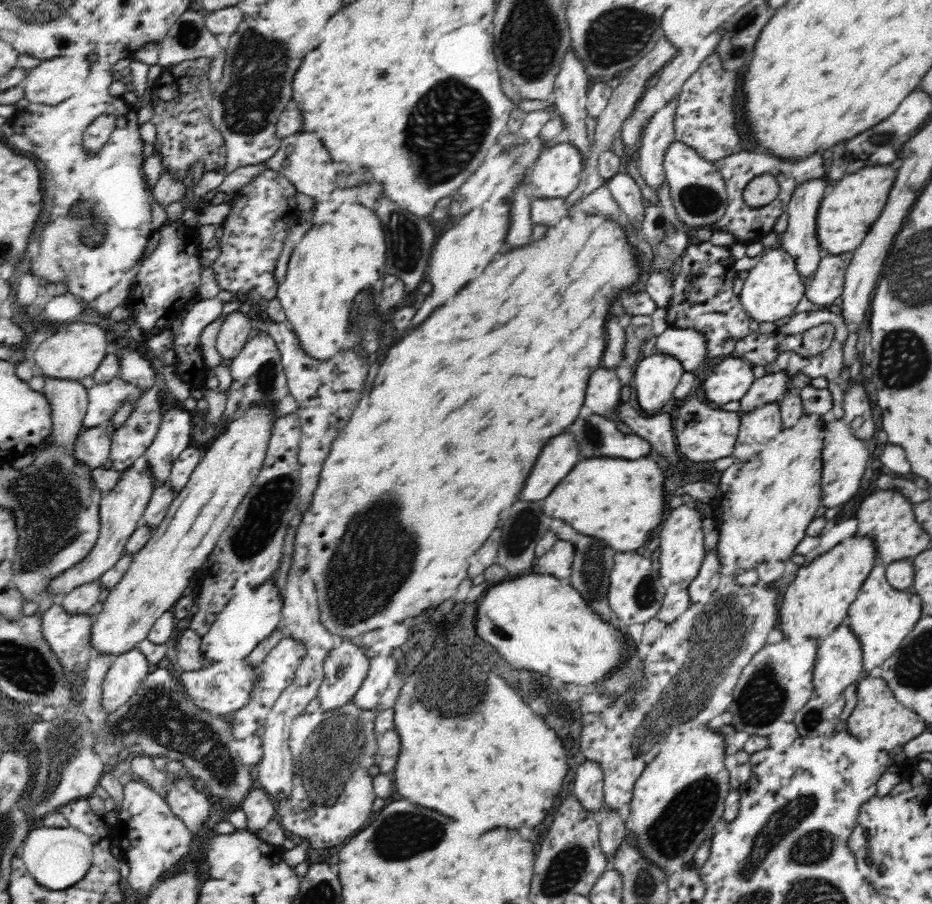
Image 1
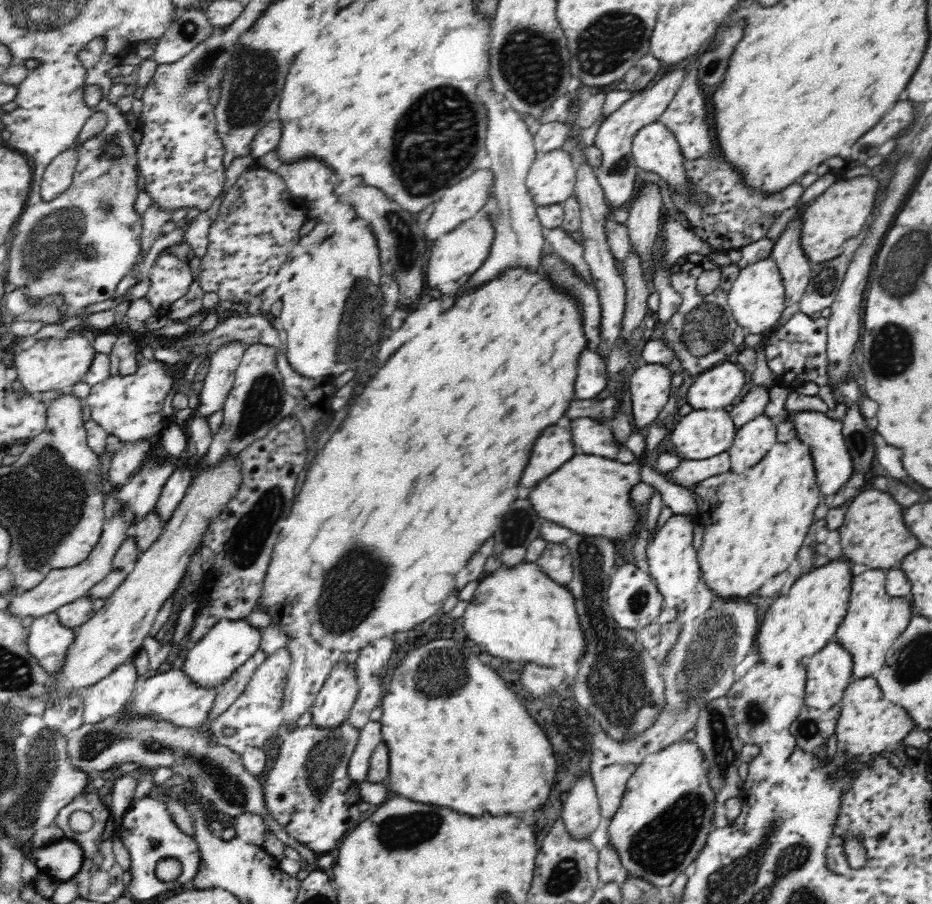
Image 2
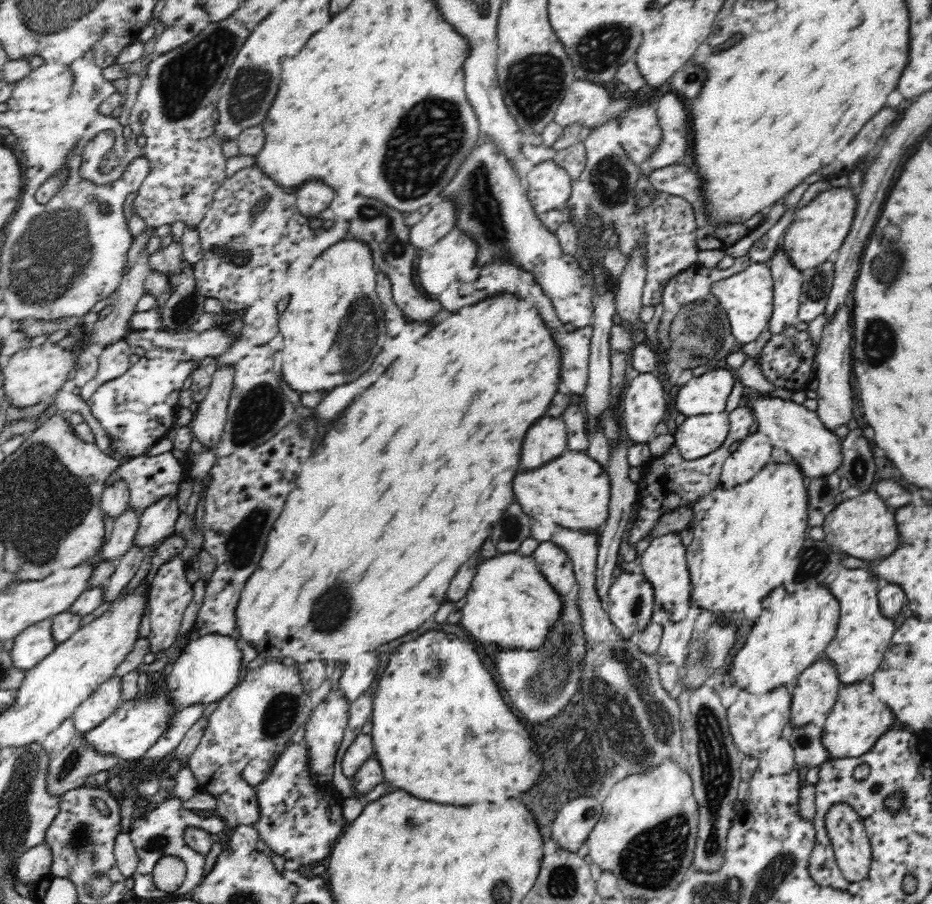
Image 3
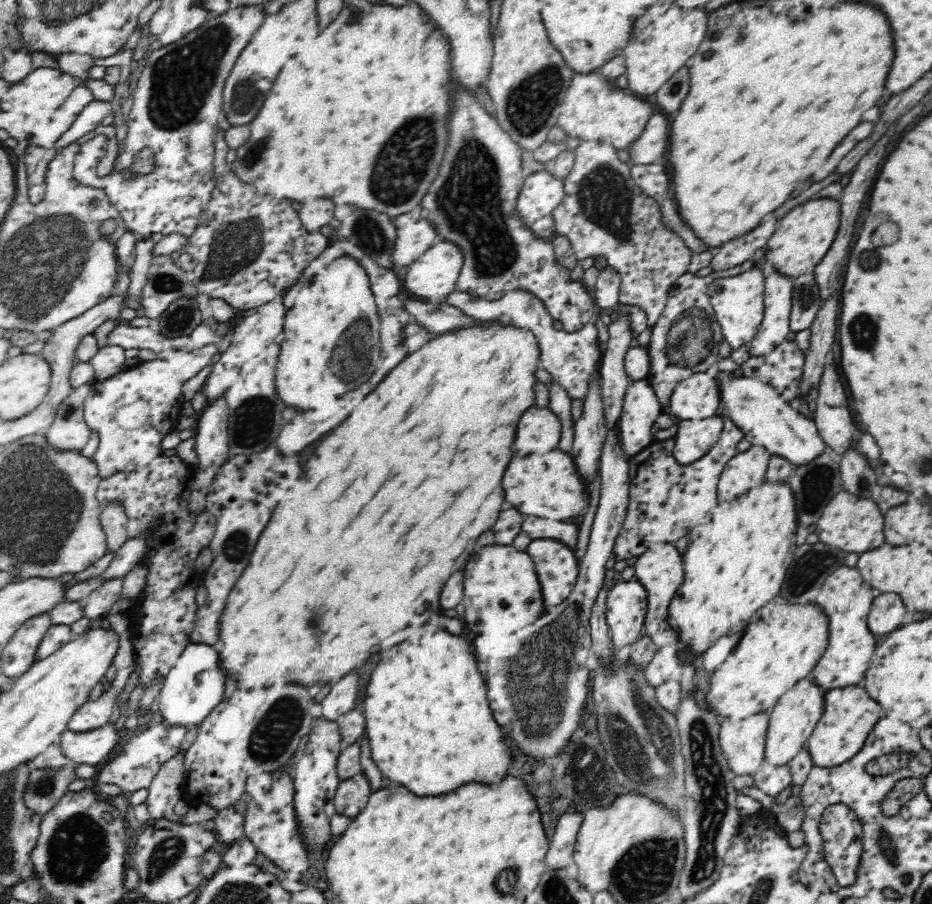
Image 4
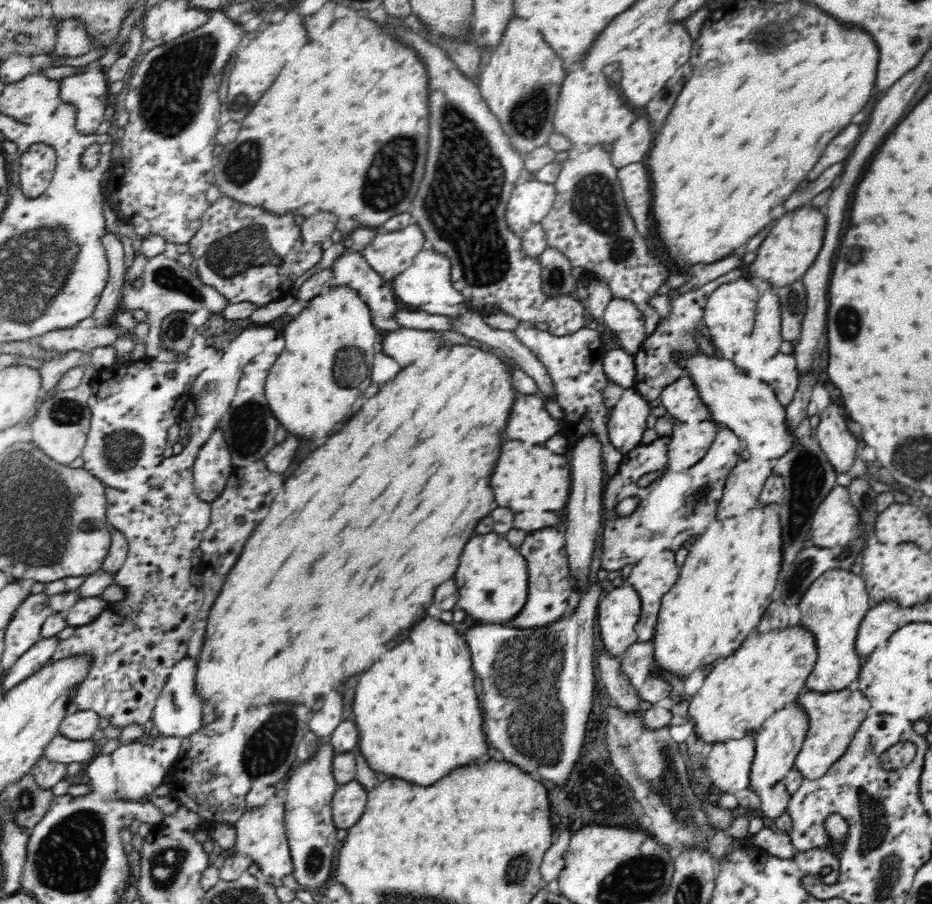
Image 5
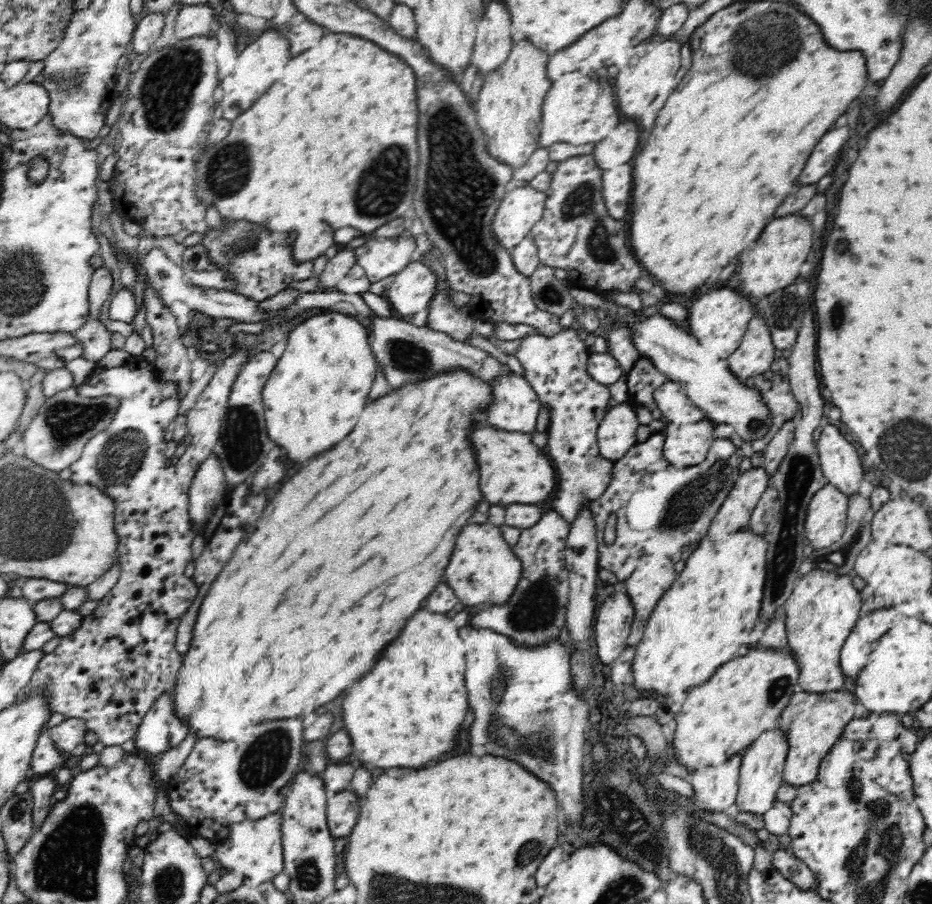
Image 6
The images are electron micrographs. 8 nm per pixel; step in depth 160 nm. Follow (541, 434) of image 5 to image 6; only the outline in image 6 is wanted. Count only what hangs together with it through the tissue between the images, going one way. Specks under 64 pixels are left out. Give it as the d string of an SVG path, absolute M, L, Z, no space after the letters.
M512 371L498 374L496 378L488 380L490 385L490 393L492 400L486 404L484 408L484 420L494 426L494 428L502 428L507 432L522 432L528 435L536 433L536 420L540 414L540 401L530 383L522 376L516 375Z

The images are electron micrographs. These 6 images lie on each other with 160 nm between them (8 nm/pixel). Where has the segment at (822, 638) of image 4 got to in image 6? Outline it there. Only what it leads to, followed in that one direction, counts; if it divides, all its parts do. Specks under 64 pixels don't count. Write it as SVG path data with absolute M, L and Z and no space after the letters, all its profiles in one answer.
M747 647L732 660L726 661L718 670L701 685L692 687L679 709L674 709L676 728L672 737L674 758L686 768L694 772L717 761L728 760L734 755L744 752L763 732L776 729L782 710L790 703L790 696L800 692L798 685L798 665L792 653L774 651L762 647Z

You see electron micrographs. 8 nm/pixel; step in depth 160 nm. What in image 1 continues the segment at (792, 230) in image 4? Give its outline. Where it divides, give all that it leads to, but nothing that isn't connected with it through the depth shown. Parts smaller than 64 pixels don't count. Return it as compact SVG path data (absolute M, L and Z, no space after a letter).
M866 165L855 173L844 175L839 182L830 186L830 192L826 192L826 196L820 200L816 223L816 240L825 254L839 255L860 246L870 226L882 213L894 178L896 170L890 165Z

